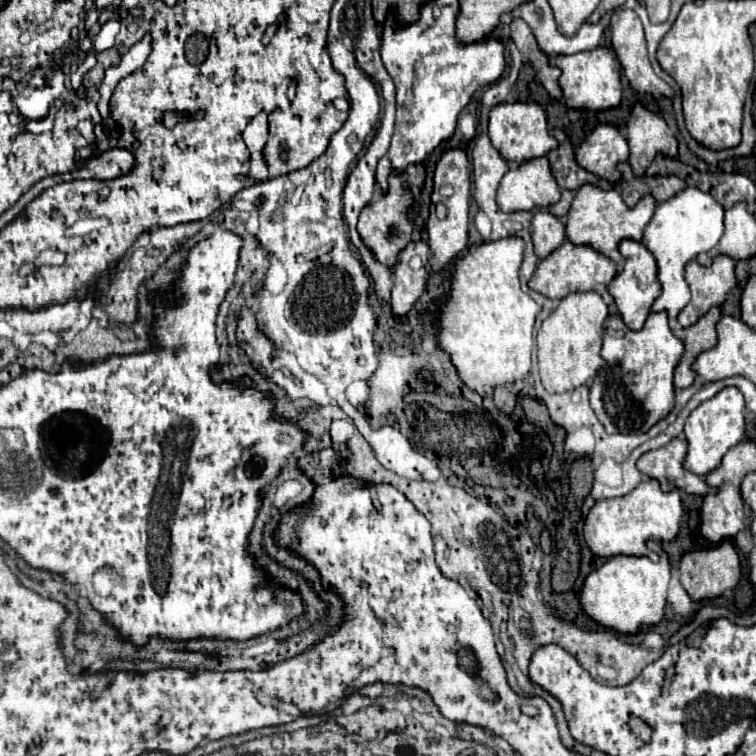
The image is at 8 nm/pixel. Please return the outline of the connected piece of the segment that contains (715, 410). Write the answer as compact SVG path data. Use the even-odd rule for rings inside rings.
M727 386L719 394L705 400L699 408L695 408L691 412L691 416L689 416L687 424L685 424L685 436L687 436L687 442L689 442L685 468L689 472L705 476L705 474L709 474L711 470L715 470L719 466L725 452L731 446L735 446L745 434L743 410L745 410L743 394L735 386Z

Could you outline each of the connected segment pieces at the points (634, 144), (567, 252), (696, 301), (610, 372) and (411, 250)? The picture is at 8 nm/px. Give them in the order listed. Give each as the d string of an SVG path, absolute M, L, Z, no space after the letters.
M641 104L631 110L631 118L627 122L627 142L631 148L629 164L635 176L643 176L659 152L673 158L677 156L677 140L667 122Z
M565 240L557 250L553 250L547 258L543 258L539 262L535 274L529 280L529 288L541 292L547 298L565 298L569 292L593 290L593 292L599 292L607 304L613 304L613 300L607 292L607 284L613 280L615 274L617 274L617 268L615 268L613 260L599 254L591 246L583 246L583 244L575 246L573 242Z
M717 256L713 260L711 266L701 266L699 262L691 260L685 266L685 280L691 288L691 302L681 310L681 314L677 316L677 322L681 326L691 326L695 324L711 306L721 306L727 298L727 294L731 292L731 288L735 286L735 262L727 256Z
M651 312L641 330L629 330L619 314L609 314L607 326L623 328L623 338L603 336L601 356L607 362L605 370L595 376L591 384L591 408L595 410L599 422L609 434L641 434L665 418L673 404L673 370L681 360L683 342L671 332L667 324L667 312Z
M409 242L397 258L393 266L393 296L391 306L395 316L403 316L411 310L415 300L423 294L427 282L427 260L429 260L429 246L427 242Z

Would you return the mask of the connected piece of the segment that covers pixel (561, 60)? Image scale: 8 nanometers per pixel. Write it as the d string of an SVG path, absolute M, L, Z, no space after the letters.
M595 48L591 52L579 52L571 56L555 56L549 60L553 66L561 68L559 84L569 108L587 108L587 110L607 110L621 102L621 80L619 64L607 48Z

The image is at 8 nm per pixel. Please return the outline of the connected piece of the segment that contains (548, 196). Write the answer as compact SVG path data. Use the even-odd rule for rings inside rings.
M533 158L511 168L497 190L497 204L503 212L547 208L559 202L561 190L551 174L549 160Z

